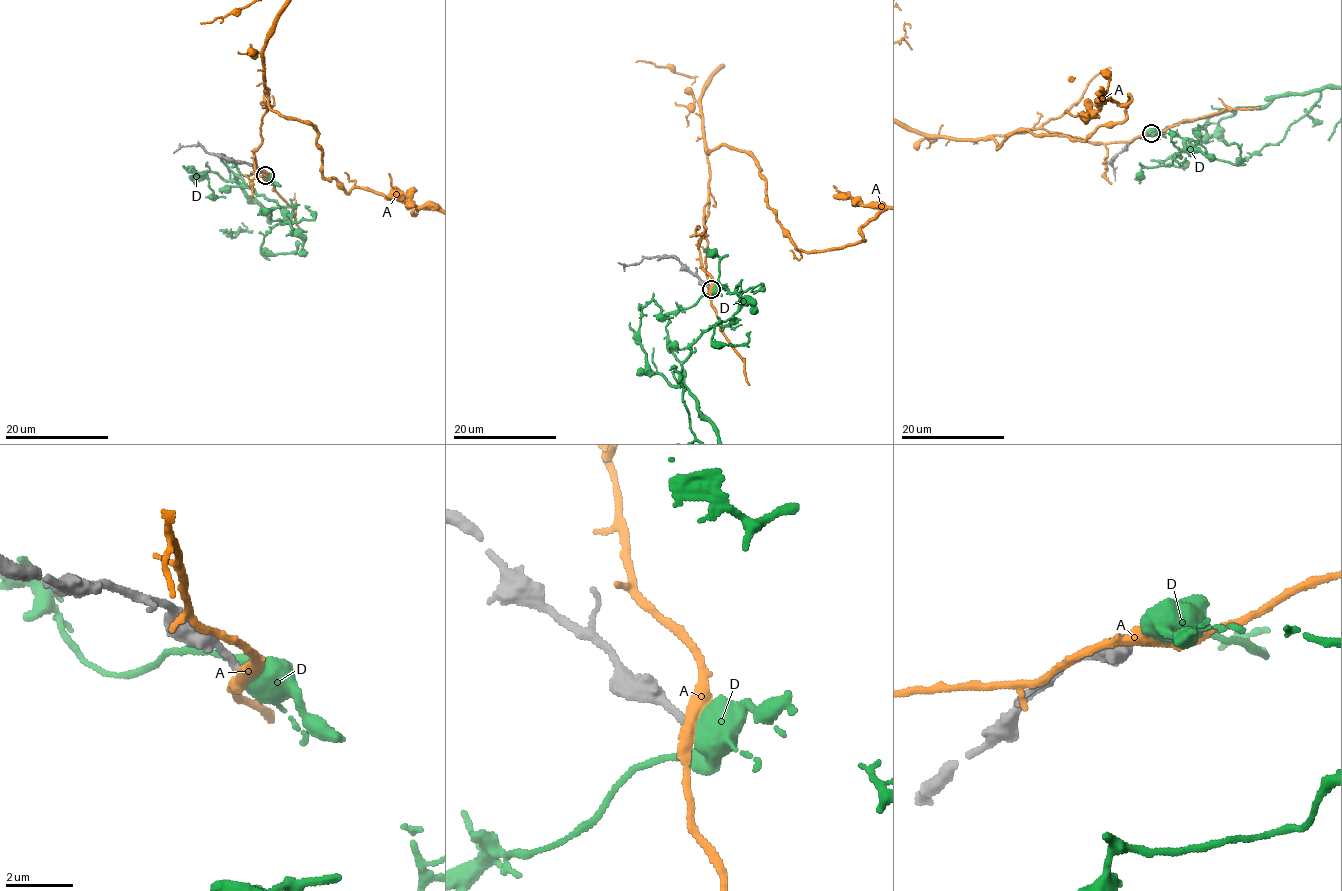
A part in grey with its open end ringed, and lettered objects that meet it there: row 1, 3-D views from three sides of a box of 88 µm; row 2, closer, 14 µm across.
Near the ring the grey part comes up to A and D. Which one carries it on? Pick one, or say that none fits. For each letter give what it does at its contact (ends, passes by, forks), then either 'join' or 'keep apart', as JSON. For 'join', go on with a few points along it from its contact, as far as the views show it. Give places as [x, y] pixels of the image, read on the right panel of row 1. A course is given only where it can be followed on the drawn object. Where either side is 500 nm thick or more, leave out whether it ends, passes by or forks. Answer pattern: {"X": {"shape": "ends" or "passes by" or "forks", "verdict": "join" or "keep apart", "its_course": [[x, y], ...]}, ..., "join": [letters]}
{"A": {"shape": "passes by", "verdict": "keep apart"}, "D": {"verdict": "keep apart"}, "join": []}

